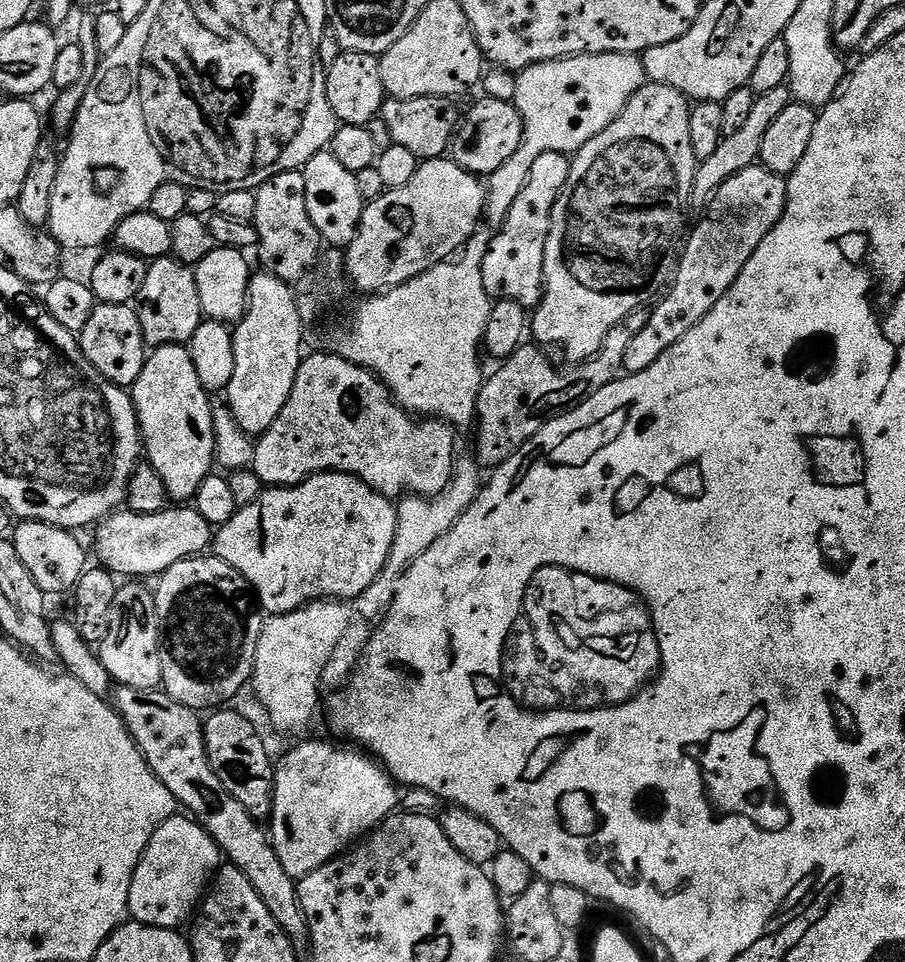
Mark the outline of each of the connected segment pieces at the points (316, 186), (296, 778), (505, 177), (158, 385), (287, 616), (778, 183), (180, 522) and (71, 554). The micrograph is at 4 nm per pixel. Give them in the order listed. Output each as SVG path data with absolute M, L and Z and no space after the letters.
M331 150L314 154L314 158L310 158L302 171L306 178L306 210L310 214L310 222L314 222L325 245L333 244L340 250L347 249L354 242L366 207L362 190L358 190L356 173L346 170L346 166L334 158Z
M312 740L309 744L290 749L281 760L279 757L275 765L276 790L270 817L270 839L278 854L278 862L282 862L286 874L293 876L297 882L351 849L357 841L367 837L397 811L396 803L400 796L396 793L396 781L388 775L383 764L371 755L360 752L352 748L339 748L324 740Z
M627 52L626 54L594 54L593 56L567 56L561 60L551 60L530 66L526 71L516 76L517 94L514 101L520 111L520 117L524 123L524 137L514 150L514 158L509 158L498 170L486 180L486 224L489 229L499 230L508 220L510 208L514 206L514 200L526 186L526 178L530 174L530 166L534 166L537 158L542 154L551 152L563 152L575 154L579 152L590 138L602 134L610 122L622 114L626 102L634 98L634 94L646 83L644 75L644 62L639 55Z
M167 344L155 349L144 364L142 374L130 389L132 404L136 407L136 421L140 423L140 438L147 463L158 470L158 478L166 486L169 497L176 502L188 502L198 494L198 486L213 471L216 455L216 431L210 402L210 393L198 382L191 351L183 344Z
M313 602L305 604L296 612L272 614L264 621L264 629L258 638L254 688L256 696L268 711L268 720L280 732L304 732L316 720L320 708L320 679L324 667L332 660L336 647L348 632L348 608L344 602Z
M762 166L734 174L734 178L718 189L707 205L712 216L691 229L679 253L678 267L670 287L651 309L653 312L649 314L648 321L636 328L630 346L626 346L625 373L641 372L654 366L654 362L658 362L658 358L674 346L674 342L686 338L686 334L690 334L690 330L694 330L694 326L698 326L698 322L702 322L702 318L718 306L718 298L734 286L738 274L742 274L746 262L750 262L754 250L758 250L762 238L766 238L766 234L770 234L782 218L787 201L787 179Z
M169 506L158 514L121 510L101 520L95 532L99 563L120 578L159 578L174 562L207 553L214 540L212 525L192 506Z
M37 520L17 523L11 533L10 539L18 550L18 558L22 558L22 566L30 570L30 578L34 578L34 582L38 582L40 589L49 597L60 596L63 592L71 593L89 567L88 556L76 536L79 535L69 529L50 526Z

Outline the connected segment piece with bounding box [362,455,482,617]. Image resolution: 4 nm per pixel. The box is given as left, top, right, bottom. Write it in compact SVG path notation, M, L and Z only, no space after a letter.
M461 455L457 459L452 480L441 496L429 498L409 494L399 501L396 510L394 546L390 550L386 566L380 571L380 576L365 590L362 597L366 615L379 617L390 607L396 593L396 583L412 565L412 561L422 558L422 554L426 554L426 550L430 550L430 546L434 546L434 542L438 542L445 536L458 522L458 518L462 518L462 514L478 498L482 487L482 476L480 480L482 468L471 455L468 456Z

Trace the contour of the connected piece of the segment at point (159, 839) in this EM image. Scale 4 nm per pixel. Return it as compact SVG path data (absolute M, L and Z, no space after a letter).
M187 814L171 816L150 838L150 846L142 854L138 862L138 870L134 870L134 878L130 882L130 902L128 911L131 919L138 924L155 928L179 929L193 919L194 913L201 907L202 901L222 864L222 853L219 846L210 838L210 834L197 820Z

